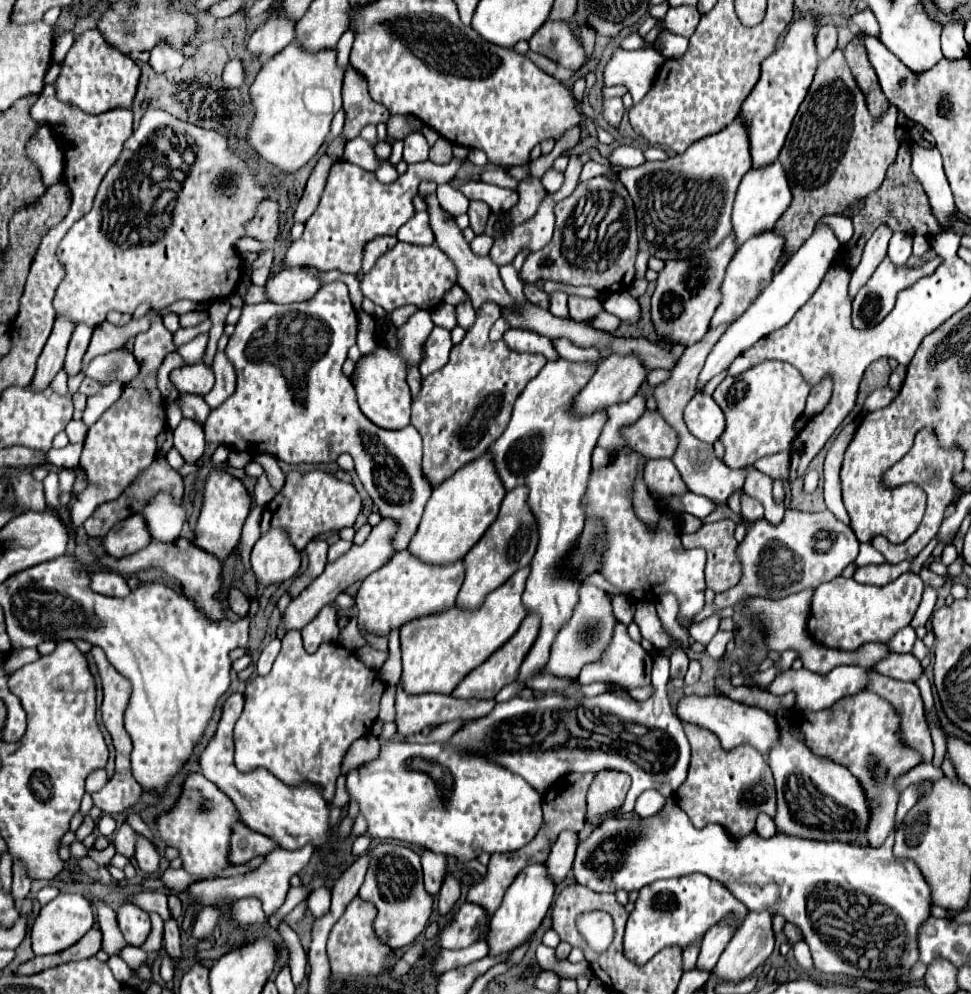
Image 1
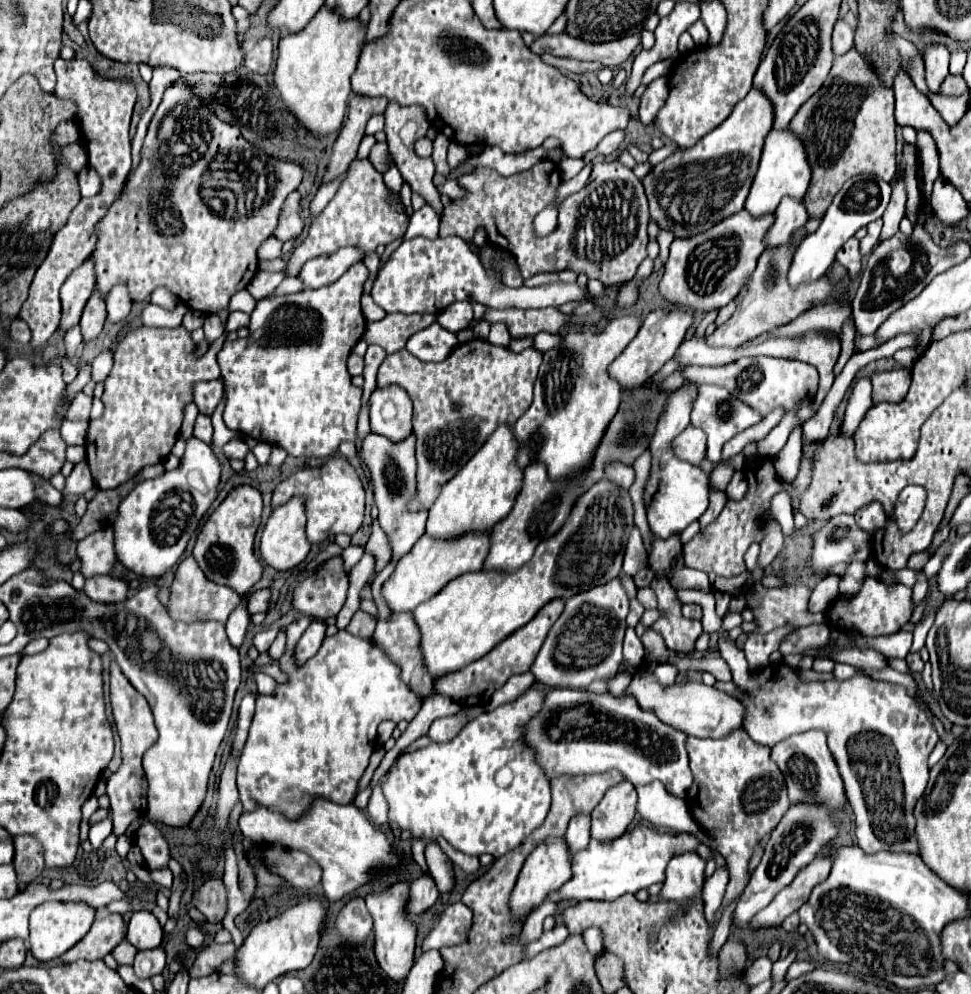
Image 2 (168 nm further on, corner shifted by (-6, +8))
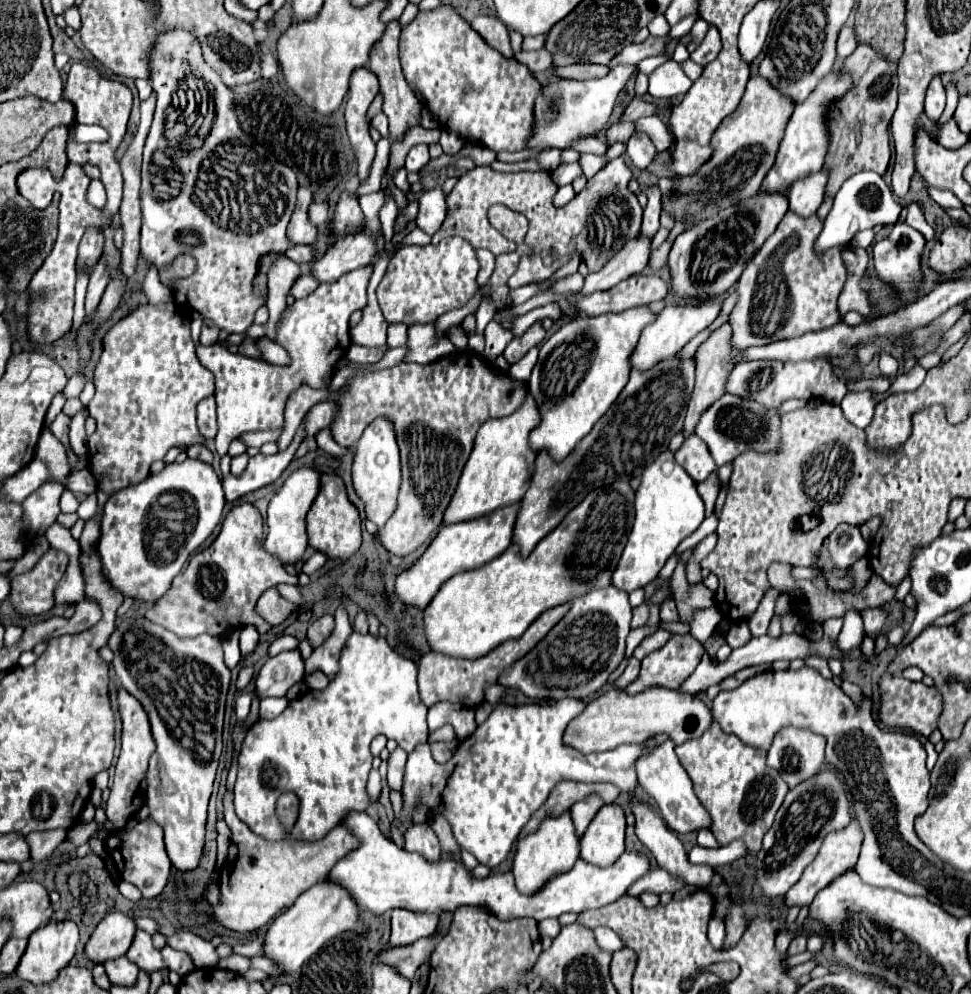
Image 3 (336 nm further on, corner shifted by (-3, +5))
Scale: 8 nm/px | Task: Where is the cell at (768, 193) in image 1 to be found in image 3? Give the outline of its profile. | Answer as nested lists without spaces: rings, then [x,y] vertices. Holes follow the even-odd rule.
[[[837,58],[835,66],[833,66],[833,72],[829,74],[829,78],[819,84],[819,90],[815,90],[815,94],[811,94],[811,98],[807,98],[807,102],[803,102],[801,106],[795,106],[789,122],[787,122],[787,128],[785,128],[785,134],[783,134],[783,140],[779,144],[779,150],[777,150],[777,158],[775,158],[775,164],[773,168],[769,170],[769,174],[765,176],[759,192],[769,192],[769,194],[775,194],[775,192],[783,192],[787,190],[795,180],[801,180],[801,178],[807,178],[815,172],[821,170],[823,166],[823,158],[825,158],[825,152],[827,152],[827,132],[823,130],[823,114],[827,112],[827,106],[835,100],[835,98],[841,98],[845,92],[847,92],[847,86],[851,82],[849,76],[845,74],[839,74],[839,68],[841,68],[841,62]]]

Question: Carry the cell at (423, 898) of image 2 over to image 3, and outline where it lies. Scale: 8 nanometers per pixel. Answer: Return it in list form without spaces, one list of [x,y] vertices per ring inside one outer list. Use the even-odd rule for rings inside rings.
[[[397,908],[391,914],[390,943],[393,946],[407,946],[417,938],[431,935],[437,928],[437,916],[429,912],[413,912]]]

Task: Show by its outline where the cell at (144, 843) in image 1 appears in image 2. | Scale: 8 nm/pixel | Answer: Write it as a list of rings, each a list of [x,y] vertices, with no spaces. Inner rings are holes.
[[[162,869],[162,871],[148,871],[150,873],[150,877],[154,879],[154,883],[158,883],[158,885],[162,885],[162,887],[172,887],[172,873],[170,873],[170,869]]]

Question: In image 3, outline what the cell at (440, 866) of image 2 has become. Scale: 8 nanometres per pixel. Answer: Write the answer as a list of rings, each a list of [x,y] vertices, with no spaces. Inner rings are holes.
[[[413,824],[405,832],[405,848],[419,852],[427,862],[439,862],[441,860],[441,848],[435,832],[429,824]]]

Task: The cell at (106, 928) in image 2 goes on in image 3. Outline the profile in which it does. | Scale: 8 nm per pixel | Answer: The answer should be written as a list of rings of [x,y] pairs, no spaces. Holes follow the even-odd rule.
[[[109,912],[91,932],[83,952],[95,964],[119,958],[129,950],[135,930],[137,928],[127,914]]]

